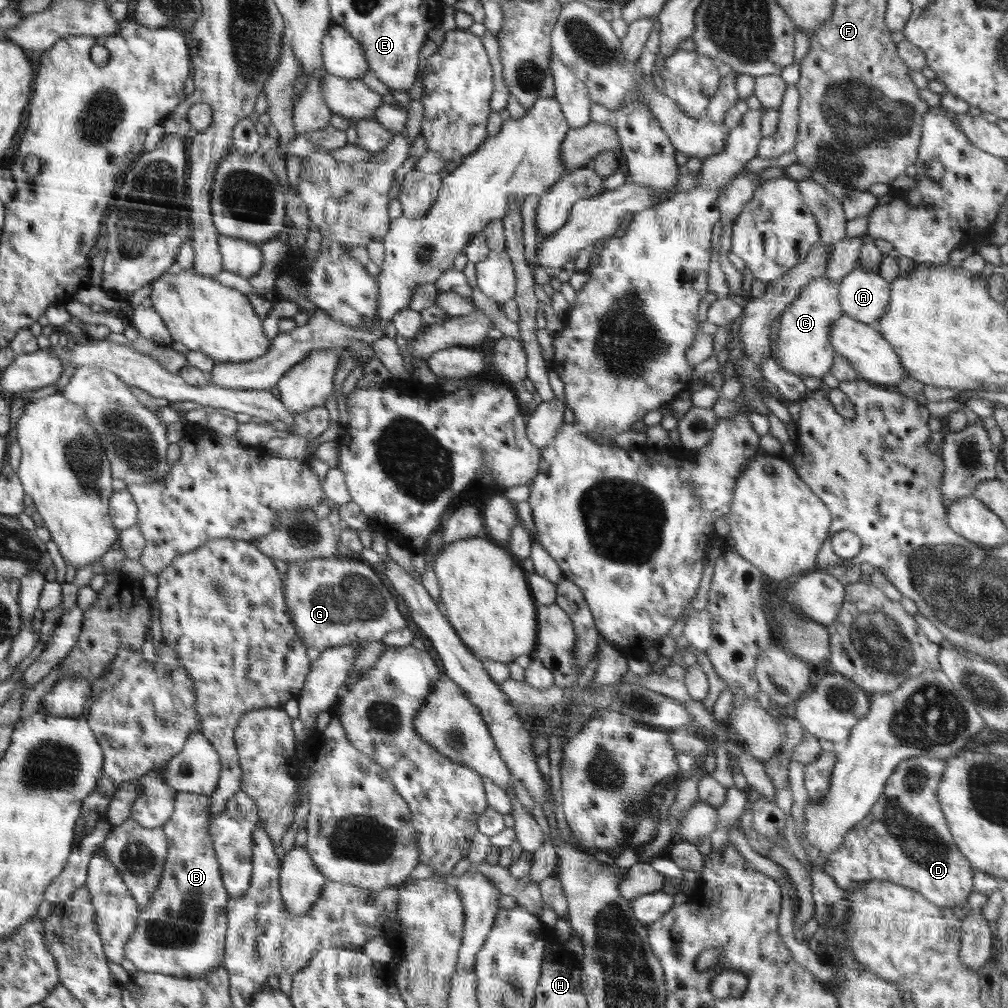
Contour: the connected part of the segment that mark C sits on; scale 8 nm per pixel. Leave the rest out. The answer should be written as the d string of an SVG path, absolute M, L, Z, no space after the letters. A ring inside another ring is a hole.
M824 276L810 282L790 304L780 317L780 332L776 342L776 356L774 360L787 371L795 375L810 375L822 380L834 364L836 352L832 343L828 342L830 327L842 317L844 313L838 302L839 284L830 282Z

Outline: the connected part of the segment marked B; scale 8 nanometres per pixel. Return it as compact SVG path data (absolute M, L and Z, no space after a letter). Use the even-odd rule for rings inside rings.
M179 792L172 818L162 826L169 843L164 875L161 876L160 886L153 892L153 898L140 914L135 933L125 945L125 958L131 960L137 970L192 978L200 982L203 975L216 970L224 962L229 900L222 886L222 874L213 849L213 839L209 835L208 820L212 811L210 804L210 795Z

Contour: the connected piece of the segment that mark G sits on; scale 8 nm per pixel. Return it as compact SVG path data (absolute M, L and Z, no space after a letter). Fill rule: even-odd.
M340 556L332 558L315 558L307 561L293 560L293 562L287 563L286 573L281 575L281 583L285 589L285 601L288 606L292 621L297 633L299 634L300 640L308 646L309 649L314 648L319 651L330 647L342 646L343 644L353 643L356 639L361 641L381 641L382 637L388 632L397 631L398 629L406 627L406 620L404 616L398 611L396 602L392 599L390 590L384 585L383 577L372 568L367 566L360 561L354 561L353 559L342 559Z

